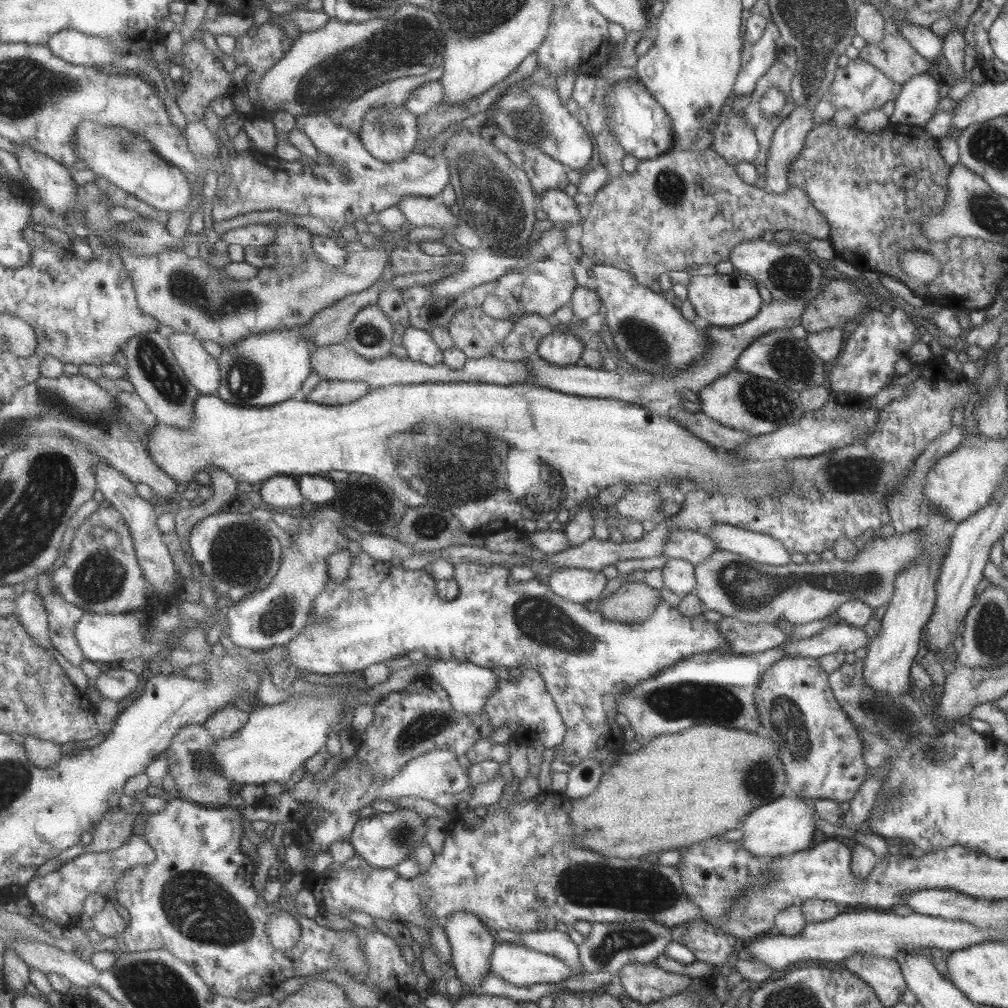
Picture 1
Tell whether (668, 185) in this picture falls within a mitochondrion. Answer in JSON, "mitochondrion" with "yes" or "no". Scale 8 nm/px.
{"mitochondrion":"yes"}

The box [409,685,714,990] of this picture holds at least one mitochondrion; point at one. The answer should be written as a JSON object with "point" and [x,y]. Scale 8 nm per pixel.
{"point":[587,885]}

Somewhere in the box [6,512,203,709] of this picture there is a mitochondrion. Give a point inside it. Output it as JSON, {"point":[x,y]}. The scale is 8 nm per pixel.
{"point":[100,577]}

